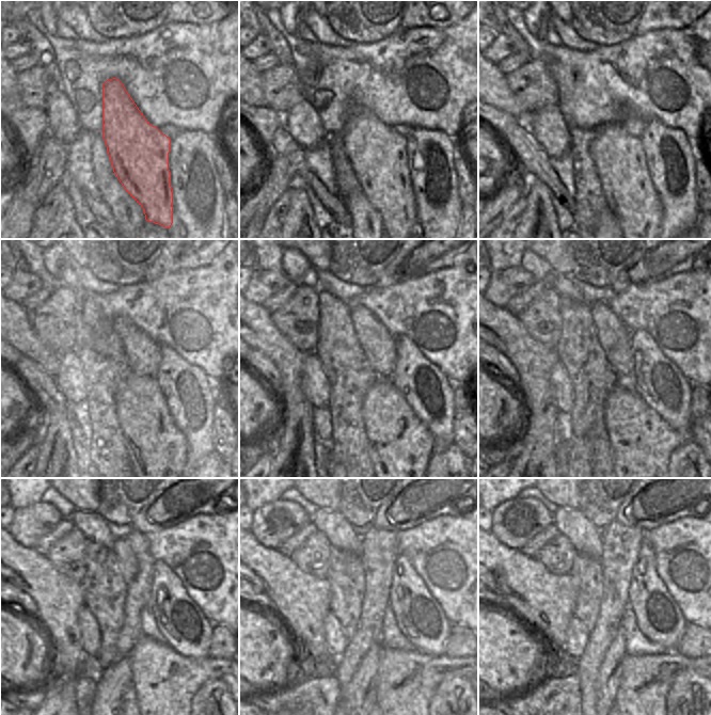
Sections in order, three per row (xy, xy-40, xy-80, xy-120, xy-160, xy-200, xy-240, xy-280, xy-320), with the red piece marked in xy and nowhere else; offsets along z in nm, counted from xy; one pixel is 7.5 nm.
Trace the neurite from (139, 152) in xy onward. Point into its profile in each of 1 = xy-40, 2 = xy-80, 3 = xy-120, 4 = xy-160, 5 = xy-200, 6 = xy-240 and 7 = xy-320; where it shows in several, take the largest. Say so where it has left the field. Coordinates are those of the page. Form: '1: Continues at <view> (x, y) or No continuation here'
1: Continues at xy-40 (377, 154)
2: Continues at xy-80 (619, 158)
3: Continues at xy-120 (157, 449)
4: Continues at xy-160 (400, 446)
5: Continues at xy-200 (642, 442)
6: Continues at xy-240 (164, 682)
7: Continues at xy-320 (645, 681).

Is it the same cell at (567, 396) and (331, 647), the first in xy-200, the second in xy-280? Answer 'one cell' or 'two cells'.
one cell

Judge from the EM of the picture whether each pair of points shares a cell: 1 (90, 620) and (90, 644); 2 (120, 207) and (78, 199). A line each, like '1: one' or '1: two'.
1: one
2: two

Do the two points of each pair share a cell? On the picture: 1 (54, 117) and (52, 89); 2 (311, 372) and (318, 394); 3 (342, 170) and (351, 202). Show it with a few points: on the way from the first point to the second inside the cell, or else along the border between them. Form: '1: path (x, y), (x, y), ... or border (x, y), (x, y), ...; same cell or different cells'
1: path (54, 110), (54, 96); same cell
2: path (313, 378), (316, 388); same cell
3: path (345, 177), (351, 194); same cell

